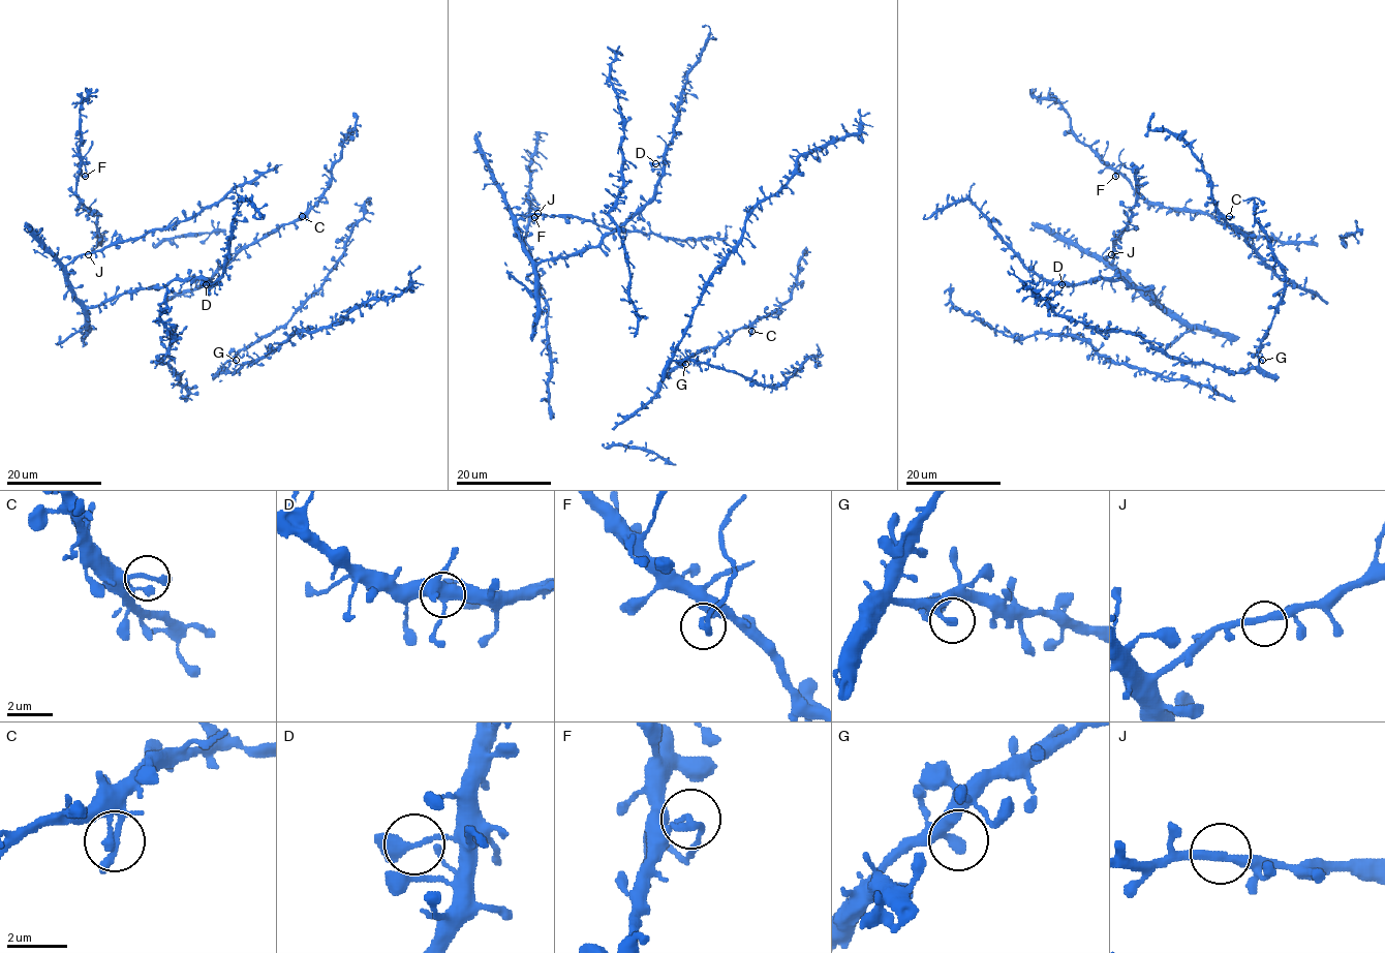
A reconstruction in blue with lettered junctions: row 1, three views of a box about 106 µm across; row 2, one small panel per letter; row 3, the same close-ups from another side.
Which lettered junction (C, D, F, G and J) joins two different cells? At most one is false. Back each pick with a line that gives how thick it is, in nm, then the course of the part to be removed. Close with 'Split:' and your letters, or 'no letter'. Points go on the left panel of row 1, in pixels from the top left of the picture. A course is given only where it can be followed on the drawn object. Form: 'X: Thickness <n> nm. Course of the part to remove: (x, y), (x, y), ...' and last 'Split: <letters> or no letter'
F: Thickness 240 nm. Course of the part to remove: (85, 176), (80, 149)
Split: F

